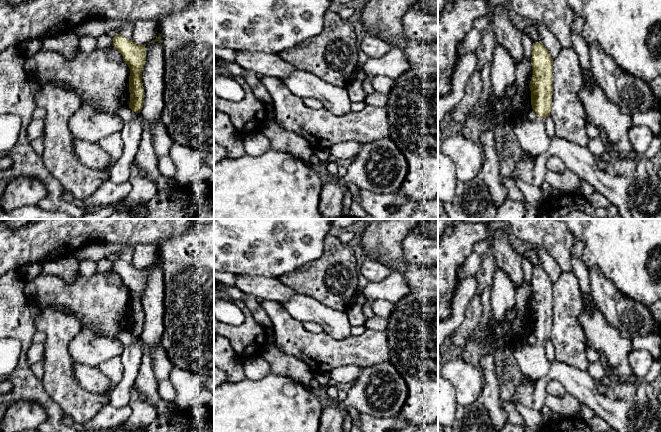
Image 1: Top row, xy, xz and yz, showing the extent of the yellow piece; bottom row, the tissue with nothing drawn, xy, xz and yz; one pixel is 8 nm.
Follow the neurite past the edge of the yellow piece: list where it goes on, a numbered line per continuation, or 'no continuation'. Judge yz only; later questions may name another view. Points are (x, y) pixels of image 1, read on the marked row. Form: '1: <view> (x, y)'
1: yz (532, 136)

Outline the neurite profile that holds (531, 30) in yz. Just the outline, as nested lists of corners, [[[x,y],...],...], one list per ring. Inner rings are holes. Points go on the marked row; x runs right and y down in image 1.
[[[530,22],[529,25],[526,25],[521,29],[523,35],[528,35],[533,43],[540,41],[540,35],[538,33],[538,24],[537,22]]]

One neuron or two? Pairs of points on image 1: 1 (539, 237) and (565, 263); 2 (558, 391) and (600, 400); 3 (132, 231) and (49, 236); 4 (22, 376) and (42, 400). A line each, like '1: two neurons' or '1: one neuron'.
1: one neuron
2: two neurons
3: one neuron
4: one neuron

